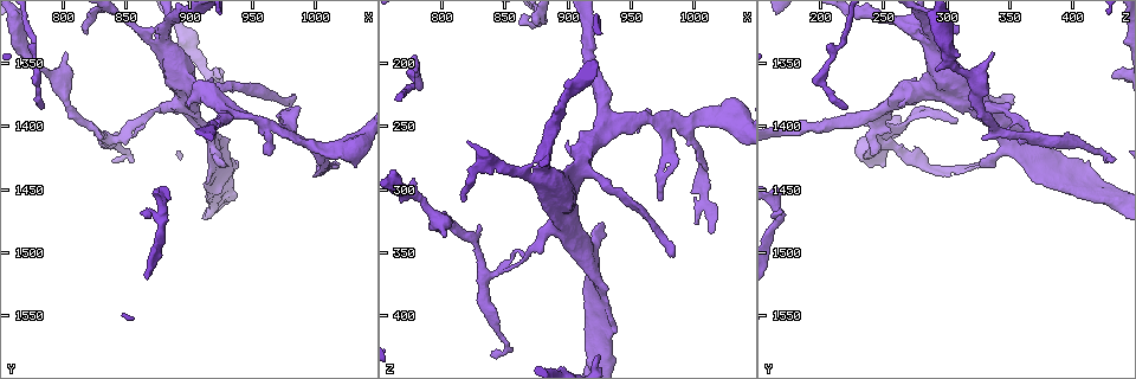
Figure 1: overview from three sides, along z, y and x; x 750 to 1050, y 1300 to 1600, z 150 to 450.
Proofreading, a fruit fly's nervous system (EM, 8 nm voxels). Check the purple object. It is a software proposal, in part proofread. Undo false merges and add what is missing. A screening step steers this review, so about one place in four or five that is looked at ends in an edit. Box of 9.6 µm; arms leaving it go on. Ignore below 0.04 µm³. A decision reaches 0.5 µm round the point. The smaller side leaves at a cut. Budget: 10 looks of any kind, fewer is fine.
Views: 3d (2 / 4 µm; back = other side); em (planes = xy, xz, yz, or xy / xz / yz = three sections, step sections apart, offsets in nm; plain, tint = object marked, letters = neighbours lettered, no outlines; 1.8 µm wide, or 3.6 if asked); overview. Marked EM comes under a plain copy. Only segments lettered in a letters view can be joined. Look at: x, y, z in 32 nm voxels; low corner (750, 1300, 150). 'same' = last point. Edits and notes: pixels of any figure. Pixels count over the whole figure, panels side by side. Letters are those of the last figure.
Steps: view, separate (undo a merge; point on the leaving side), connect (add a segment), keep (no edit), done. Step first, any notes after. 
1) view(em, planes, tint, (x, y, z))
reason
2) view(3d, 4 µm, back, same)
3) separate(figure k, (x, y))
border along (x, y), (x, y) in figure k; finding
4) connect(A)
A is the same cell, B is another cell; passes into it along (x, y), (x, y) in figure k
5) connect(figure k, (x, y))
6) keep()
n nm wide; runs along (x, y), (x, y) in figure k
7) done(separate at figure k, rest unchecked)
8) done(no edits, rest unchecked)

view(em, xy, step 16, tint, (838, 1410, 366))
small branch off a trunk

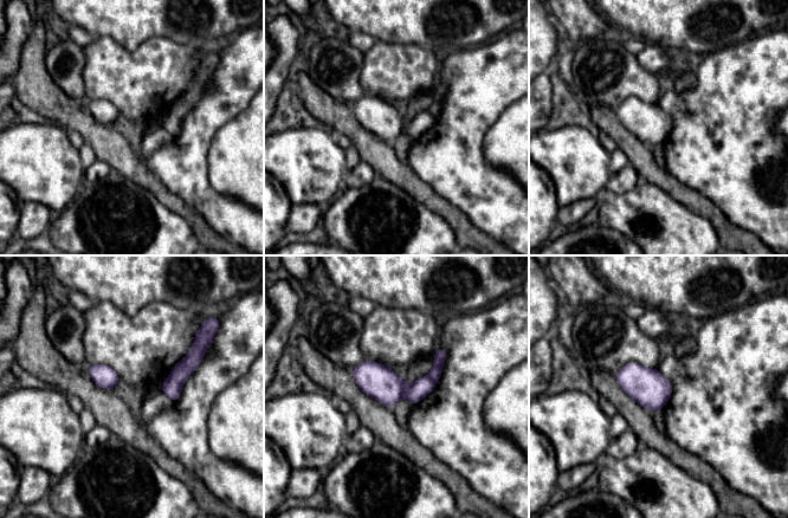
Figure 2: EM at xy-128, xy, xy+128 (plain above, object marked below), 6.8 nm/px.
view(em, planes, letters, same)
cut it another way

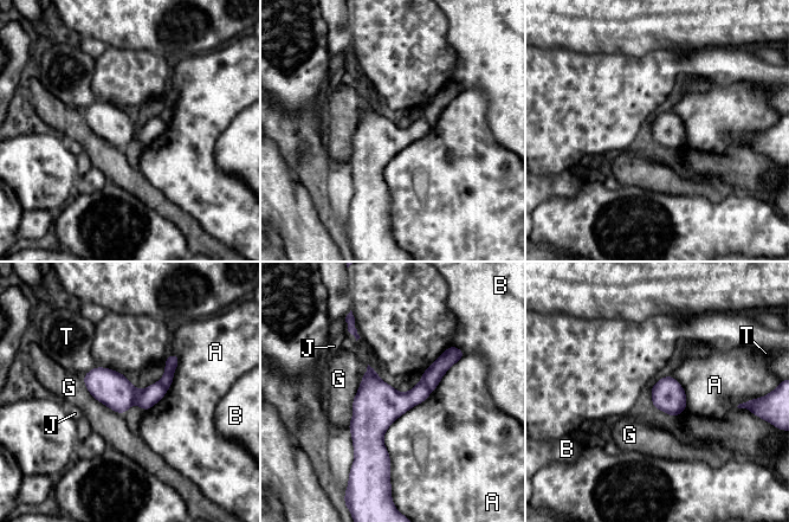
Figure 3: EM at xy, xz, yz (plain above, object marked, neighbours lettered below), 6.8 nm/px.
separate(figure 3, (395, 404))
220 nm wide; A, B, G, J and T are other cells; a second neuron is stuck on

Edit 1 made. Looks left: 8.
view(em, xz, step 4, tint, (932, 1440, 416))
touches itself

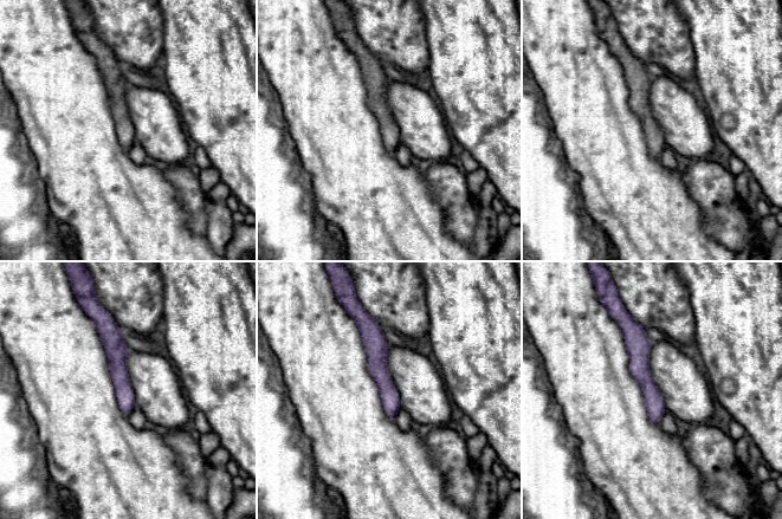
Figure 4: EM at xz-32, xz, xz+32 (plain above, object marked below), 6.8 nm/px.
view(em, xz, step 4, letters, same)

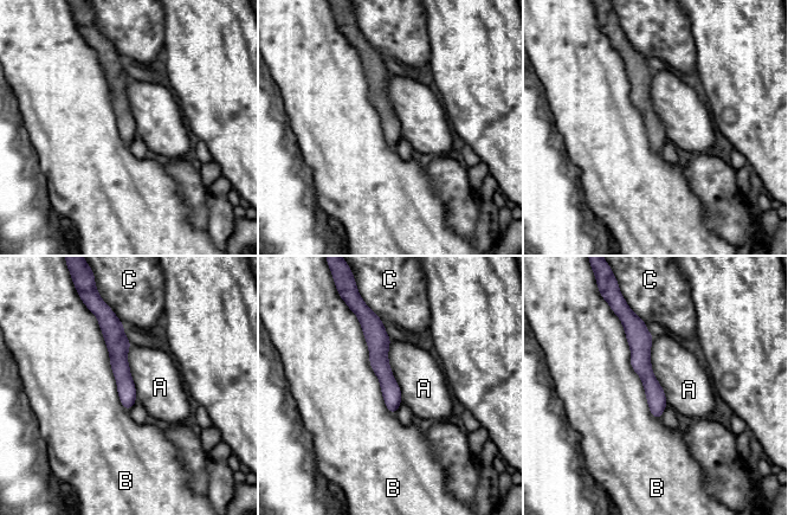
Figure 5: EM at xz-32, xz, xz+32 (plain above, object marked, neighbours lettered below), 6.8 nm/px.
keep()
B touches over 750 nm; A, B and C are other cells; one neuron here

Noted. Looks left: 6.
view(em, planes, letters, (930, 1390, 244))
calibre changes

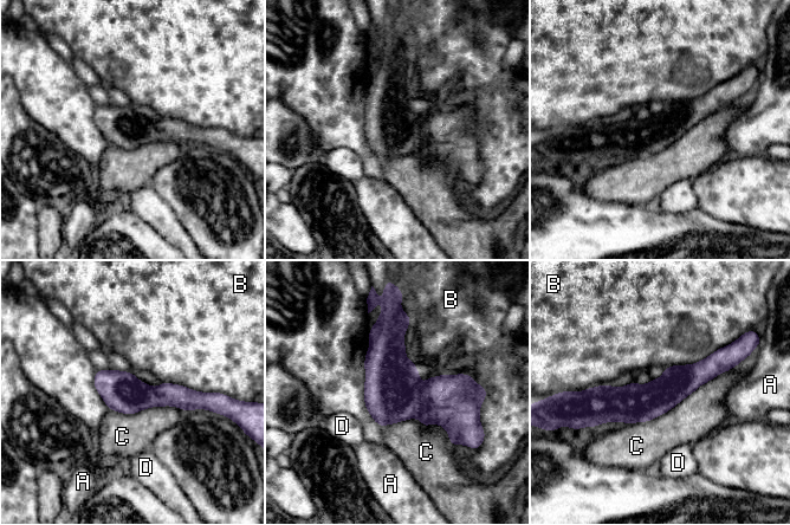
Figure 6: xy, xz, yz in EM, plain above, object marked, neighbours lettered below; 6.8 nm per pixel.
keep()
A, B, C and D are other cells; runs along (727, 365), (654, 399), (591, 399) in figure 6; one neuron here

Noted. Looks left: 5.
view(em, xz, step 4, tint, (992, 1412, 252))
three-way junction

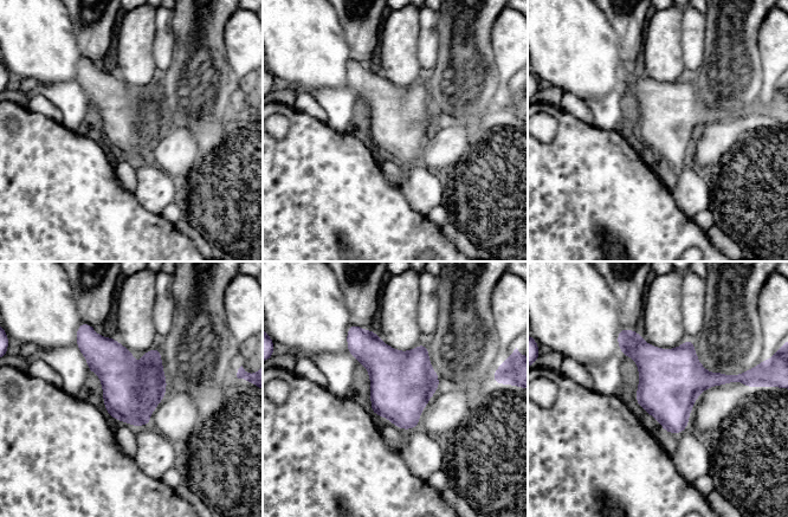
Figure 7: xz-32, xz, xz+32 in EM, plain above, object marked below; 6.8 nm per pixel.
view(em, xz, step 4, letters, same)
see the neighbours

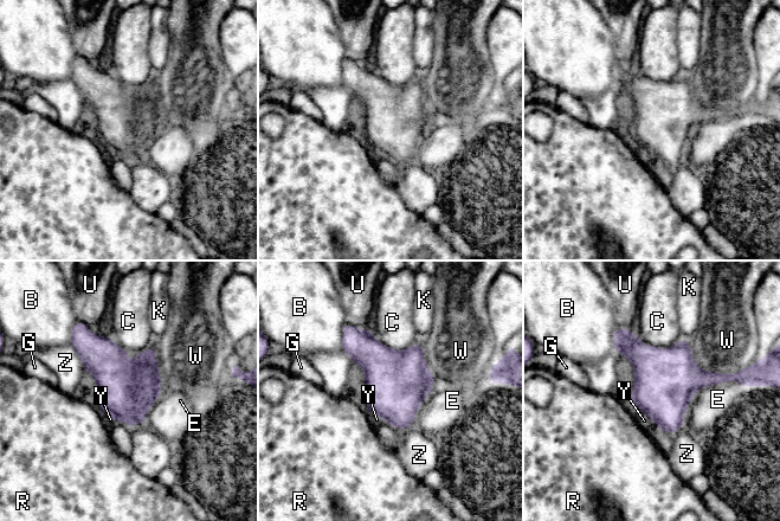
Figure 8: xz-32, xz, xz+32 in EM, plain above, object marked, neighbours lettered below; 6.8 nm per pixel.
keep()
400 nm wide; B, C, E, G, K, R, U, W, Y and Z are other cells; border along (633, 403), (658, 426) in figure 8; continuous, no second neuron

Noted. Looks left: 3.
done(separate at figure 3, rest unchecked)

